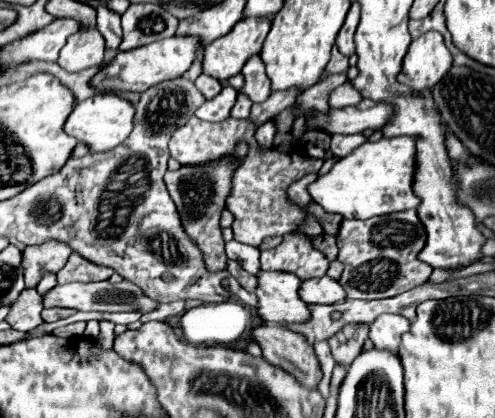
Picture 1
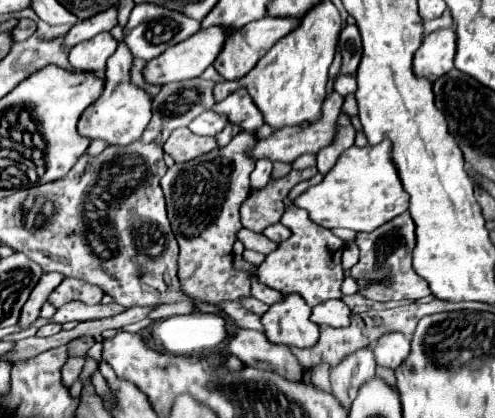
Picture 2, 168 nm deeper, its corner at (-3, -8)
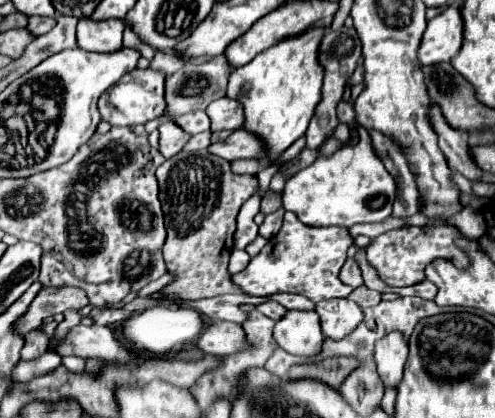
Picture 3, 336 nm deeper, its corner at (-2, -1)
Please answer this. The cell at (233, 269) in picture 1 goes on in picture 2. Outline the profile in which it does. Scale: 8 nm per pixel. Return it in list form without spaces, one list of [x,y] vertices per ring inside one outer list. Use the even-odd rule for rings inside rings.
[[[247,296],[247,300],[241,300],[241,304],[243,304],[247,310],[251,310],[251,312],[255,312],[255,314],[259,314],[259,316],[263,316],[263,314],[267,312],[267,308],[269,308],[267,304],[255,300],[253,296]]]

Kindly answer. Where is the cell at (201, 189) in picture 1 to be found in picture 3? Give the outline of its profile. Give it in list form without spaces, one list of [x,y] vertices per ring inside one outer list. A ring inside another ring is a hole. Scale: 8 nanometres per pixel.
[[[206,149],[198,153],[180,151],[174,157],[166,159],[156,169],[156,181],[160,185],[160,203],[166,217],[166,243],[164,243],[164,261],[166,267],[176,275],[176,281],[162,289],[162,293],[170,299],[204,299],[216,297],[224,293],[242,293],[230,279],[228,273],[228,259],[234,245],[234,231],[236,231],[236,215],[246,199],[250,199],[258,189],[256,175],[234,175],[230,171],[230,163],[226,159],[210,155]]]

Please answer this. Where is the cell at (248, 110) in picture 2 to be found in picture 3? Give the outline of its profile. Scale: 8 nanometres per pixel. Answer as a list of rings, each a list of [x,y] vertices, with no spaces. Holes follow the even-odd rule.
[[[230,97],[216,99],[212,105],[208,105],[206,115],[210,117],[212,131],[234,131],[244,123],[242,105]]]

